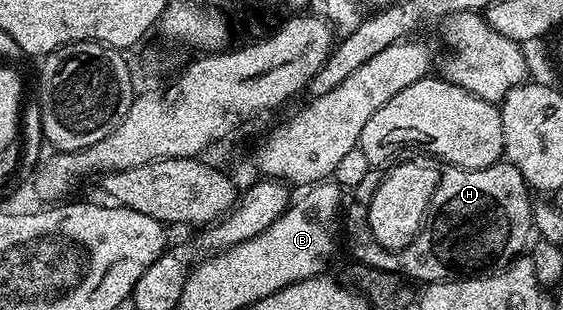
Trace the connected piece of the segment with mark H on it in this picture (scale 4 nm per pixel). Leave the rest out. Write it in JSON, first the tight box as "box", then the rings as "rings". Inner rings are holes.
{"box":[344,162,532,284],"rings":[[[499,162],[487,168],[456,168],[447,167],[441,173],[439,184],[431,196],[430,206],[422,228],[406,248],[398,251],[375,250],[370,252],[372,239],[369,228],[369,204],[381,183],[383,173],[372,170],[364,174],[360,186],[352,189],[351,198],[344,208],[344,240],[351,244],[350,252],[355,261],[362,261],[368,266],[380,270],[401,273],[411,281],[422,280],[426,284],[436,284],[440,280],[468,280],[471,276],[489,276],[491,272],[506,267],[511,260],[519,255],[522,247],[525,249],[526,235],[532,232],[532,195],[526,179],[509,162]]]}

